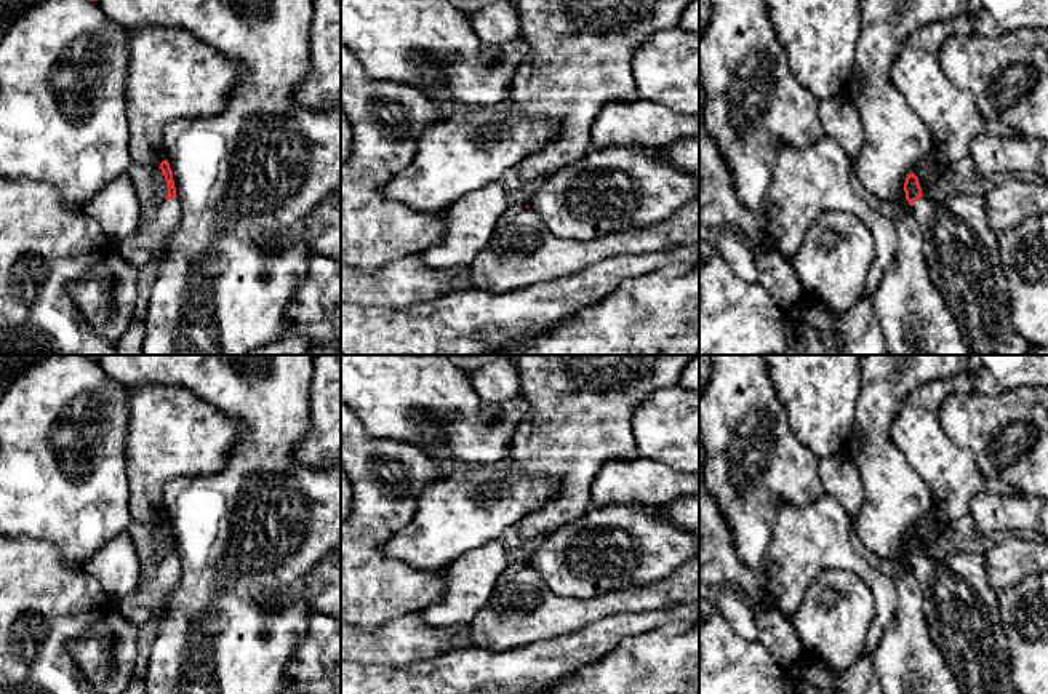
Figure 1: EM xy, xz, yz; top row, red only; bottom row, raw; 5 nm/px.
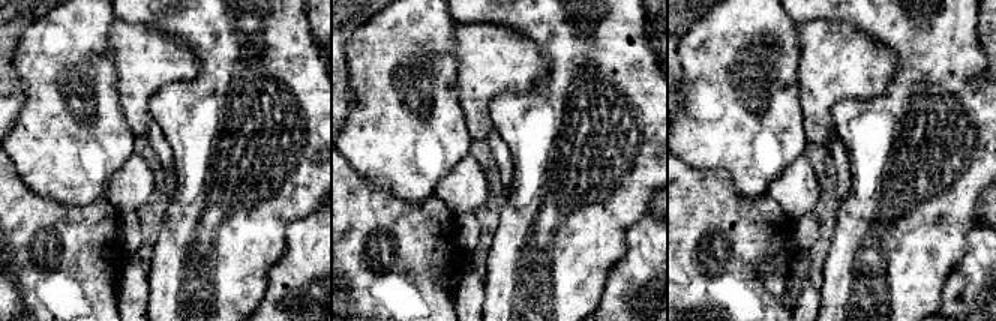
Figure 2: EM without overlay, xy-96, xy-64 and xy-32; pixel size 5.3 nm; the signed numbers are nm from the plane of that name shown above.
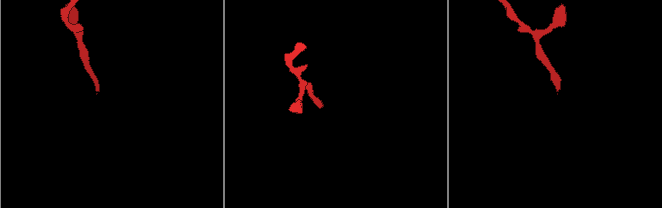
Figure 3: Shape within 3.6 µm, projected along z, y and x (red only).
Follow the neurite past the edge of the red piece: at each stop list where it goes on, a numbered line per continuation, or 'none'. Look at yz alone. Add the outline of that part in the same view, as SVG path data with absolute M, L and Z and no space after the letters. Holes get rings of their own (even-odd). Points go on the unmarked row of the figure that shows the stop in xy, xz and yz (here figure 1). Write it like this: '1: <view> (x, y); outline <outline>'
1: yz (962, 610); outline M954 552L939 561L922 553L910 566L923 593L931 641L962 691L1019 694L1011 683L1000 596L989 582L984 553Z

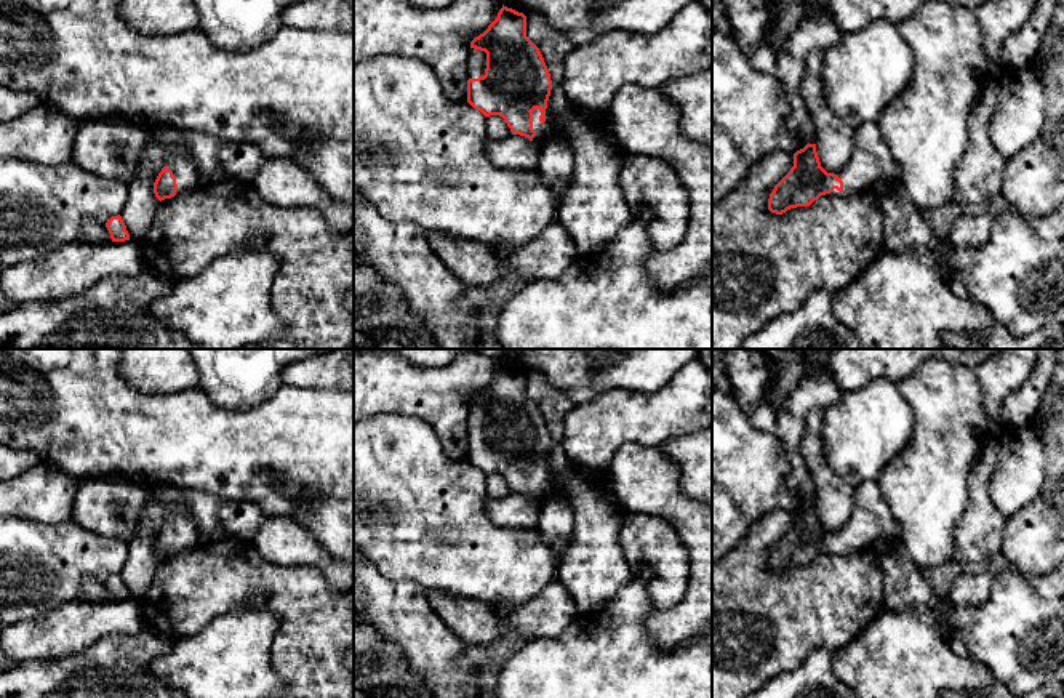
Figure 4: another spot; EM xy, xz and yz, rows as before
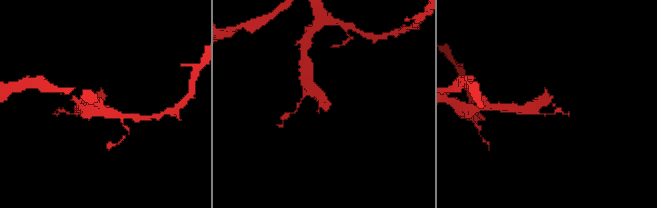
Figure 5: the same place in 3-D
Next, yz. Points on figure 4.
1: yz (871, 519); outline M869 480L854 488L854 511L848 524L834 532L843 540L843 548L834 548L830 554L848 556L886 536L899 541L899 525L894 520L877 480Z

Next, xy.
1: xy (181, 522); outline M171 511L165 520L165 525L173 530L176 536L176 554L194 549L202 543L194 517L186 511Z

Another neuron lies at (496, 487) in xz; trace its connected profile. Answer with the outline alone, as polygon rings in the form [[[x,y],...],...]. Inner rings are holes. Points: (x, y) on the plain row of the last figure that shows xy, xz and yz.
[[[499,474],[486,475],[486,495],[491,499],[502,499],[512,493],[510,487]]]

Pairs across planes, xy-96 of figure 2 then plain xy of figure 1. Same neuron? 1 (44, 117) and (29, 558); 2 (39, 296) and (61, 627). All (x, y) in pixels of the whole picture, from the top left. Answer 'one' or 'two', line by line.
1: two
2: one

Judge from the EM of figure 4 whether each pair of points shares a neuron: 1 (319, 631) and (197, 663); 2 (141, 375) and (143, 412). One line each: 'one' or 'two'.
1: two
2: two

